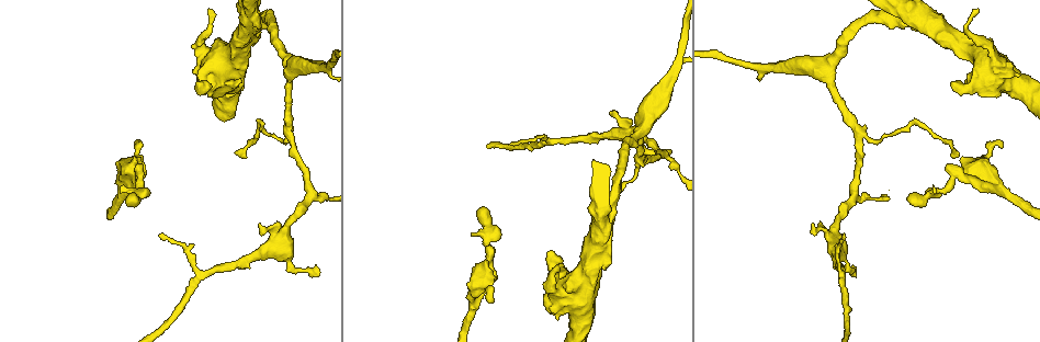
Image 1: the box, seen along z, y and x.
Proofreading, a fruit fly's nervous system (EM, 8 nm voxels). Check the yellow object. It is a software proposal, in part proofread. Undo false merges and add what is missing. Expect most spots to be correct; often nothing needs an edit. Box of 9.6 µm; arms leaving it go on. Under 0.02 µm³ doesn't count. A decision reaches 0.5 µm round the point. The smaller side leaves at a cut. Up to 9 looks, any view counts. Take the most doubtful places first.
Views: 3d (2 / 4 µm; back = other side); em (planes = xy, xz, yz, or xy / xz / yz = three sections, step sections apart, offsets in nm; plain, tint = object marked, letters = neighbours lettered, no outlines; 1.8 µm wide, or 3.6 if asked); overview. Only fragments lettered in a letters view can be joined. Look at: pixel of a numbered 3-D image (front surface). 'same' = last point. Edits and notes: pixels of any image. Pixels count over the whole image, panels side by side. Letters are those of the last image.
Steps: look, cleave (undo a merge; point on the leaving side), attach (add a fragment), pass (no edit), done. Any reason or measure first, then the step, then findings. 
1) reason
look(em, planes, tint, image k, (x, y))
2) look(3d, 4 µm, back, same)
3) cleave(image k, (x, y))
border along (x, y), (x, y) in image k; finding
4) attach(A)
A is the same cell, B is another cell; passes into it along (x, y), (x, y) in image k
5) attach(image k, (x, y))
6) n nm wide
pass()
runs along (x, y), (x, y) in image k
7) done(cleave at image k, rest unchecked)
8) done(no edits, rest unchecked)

branch point
look(3d, 4 µm, image 1, (915, 19))

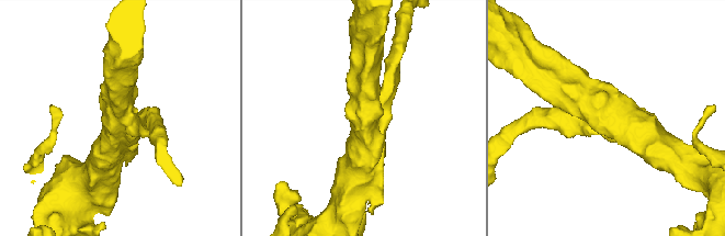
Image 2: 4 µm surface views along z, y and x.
3 arms; arms of 280, 480, 480 nm; now the EM
look(em, planes, tint, image 2, (607, 121))

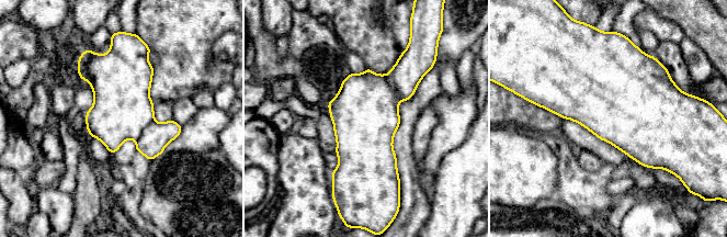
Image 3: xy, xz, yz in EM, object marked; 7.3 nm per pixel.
look(em, planes, letters, same)

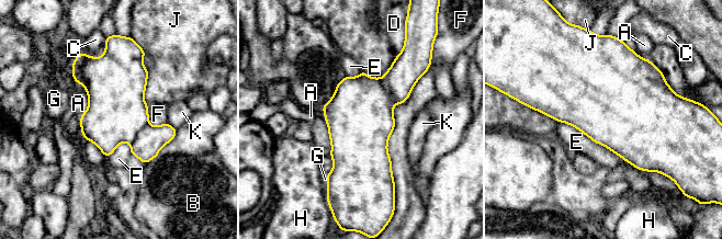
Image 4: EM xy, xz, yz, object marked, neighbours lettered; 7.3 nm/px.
pass()
A, B, C, D, E, F, G, H, J and K are other cells; border along (556, 121), (634, 167), (662, 173) in image 4; all the same cell

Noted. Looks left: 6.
an open end
look(3d, 4 µm, back, image 1, (933, 185))

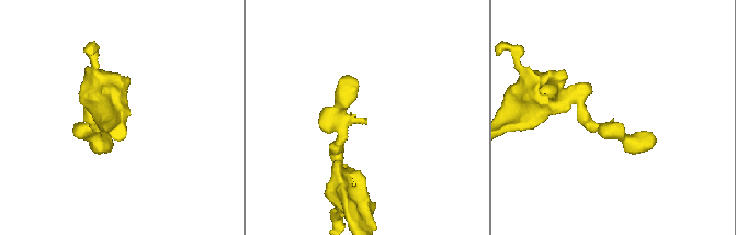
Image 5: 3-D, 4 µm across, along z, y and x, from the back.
need the tissue
look(em, yz, step 4, letters, image 5, (613, 120))

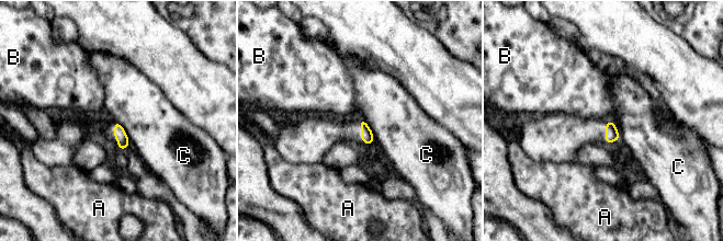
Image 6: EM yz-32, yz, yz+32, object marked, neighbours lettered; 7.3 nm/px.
look(em, planes, letters, same)

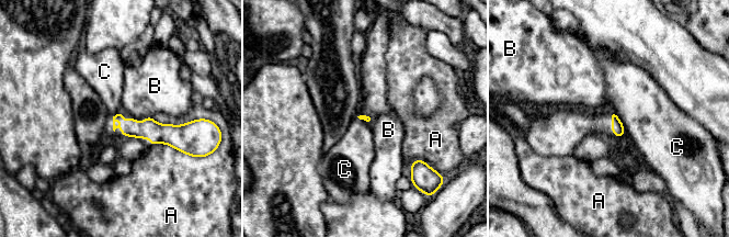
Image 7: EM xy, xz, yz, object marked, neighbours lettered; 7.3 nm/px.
pass()
A, B and C are other cells; no lettered fragment goes on from it

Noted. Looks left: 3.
tapers out
look(3d, 2 µm, back, image 1, (1000, 144))

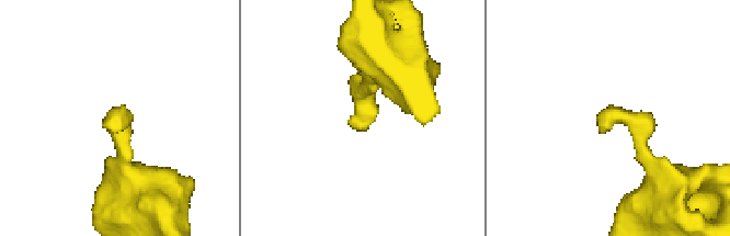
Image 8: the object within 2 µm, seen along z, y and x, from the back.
shape alone is not enough
look(em, planes, letters, image 8, (350, 123))

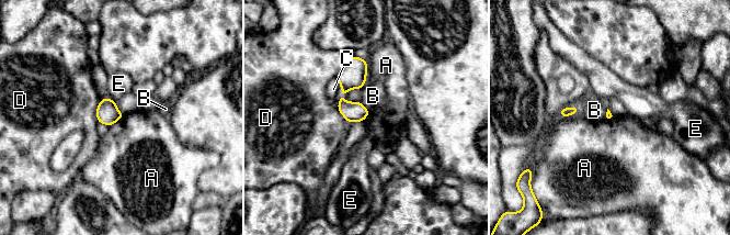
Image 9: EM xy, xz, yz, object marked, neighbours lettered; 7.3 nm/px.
D touches over 180 nm
pass()
A, B, C, D and E are other cells; border along (367, 62), (366, 81), (364, 84) in image 9; no lettered fragment goes on from it

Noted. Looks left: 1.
done(no edits, rest unchecked)

